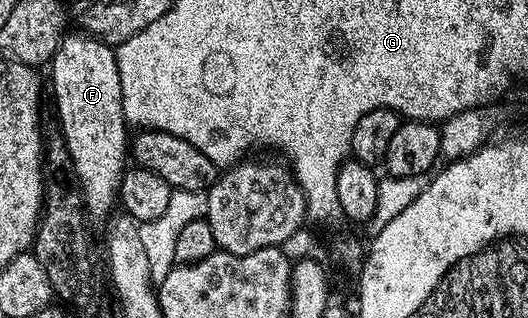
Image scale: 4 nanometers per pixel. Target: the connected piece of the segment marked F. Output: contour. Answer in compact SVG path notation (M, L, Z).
M69 31L62 36L52 59L53 101L61 120L59 133L65 139L71 173L85 200L86 214L93 219L105 219L118 204L121 177L127 168L127 119L123 115L121 66L114 46L84 31L76 32Z

